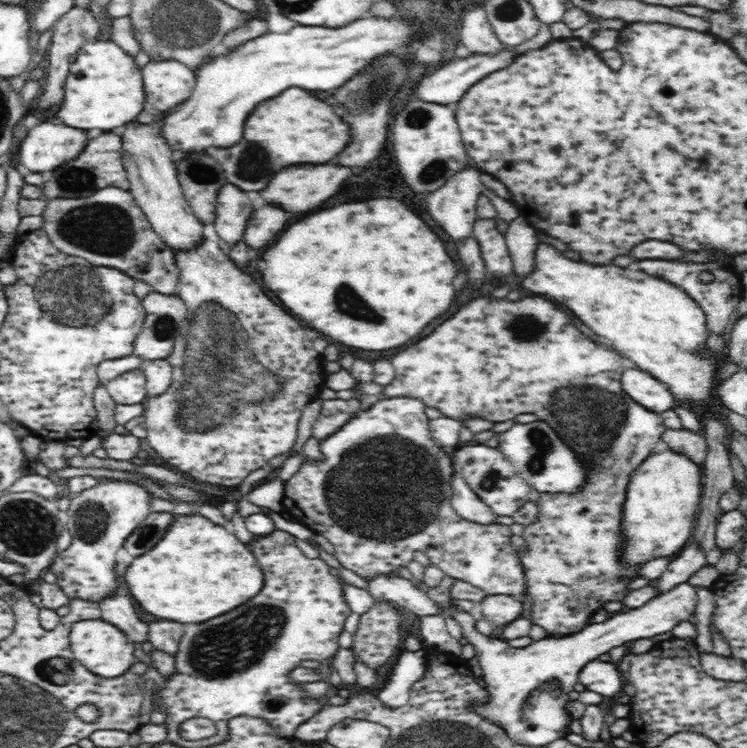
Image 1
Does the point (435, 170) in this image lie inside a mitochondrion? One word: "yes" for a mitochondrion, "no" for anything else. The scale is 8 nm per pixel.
yes

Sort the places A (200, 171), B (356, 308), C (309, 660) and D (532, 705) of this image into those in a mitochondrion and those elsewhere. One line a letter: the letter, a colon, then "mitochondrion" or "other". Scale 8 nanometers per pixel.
A: mitochondrion
B: mitochondrion
C: other
D: mitochondrion

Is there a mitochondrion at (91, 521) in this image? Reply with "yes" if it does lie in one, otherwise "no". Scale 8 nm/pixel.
yes

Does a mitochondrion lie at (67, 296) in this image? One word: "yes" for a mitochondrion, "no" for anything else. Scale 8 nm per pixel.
yes

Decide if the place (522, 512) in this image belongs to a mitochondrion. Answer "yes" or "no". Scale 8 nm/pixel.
no

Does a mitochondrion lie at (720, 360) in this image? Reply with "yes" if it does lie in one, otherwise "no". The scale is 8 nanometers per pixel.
no

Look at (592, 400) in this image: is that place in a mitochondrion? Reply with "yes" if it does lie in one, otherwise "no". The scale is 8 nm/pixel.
yes

